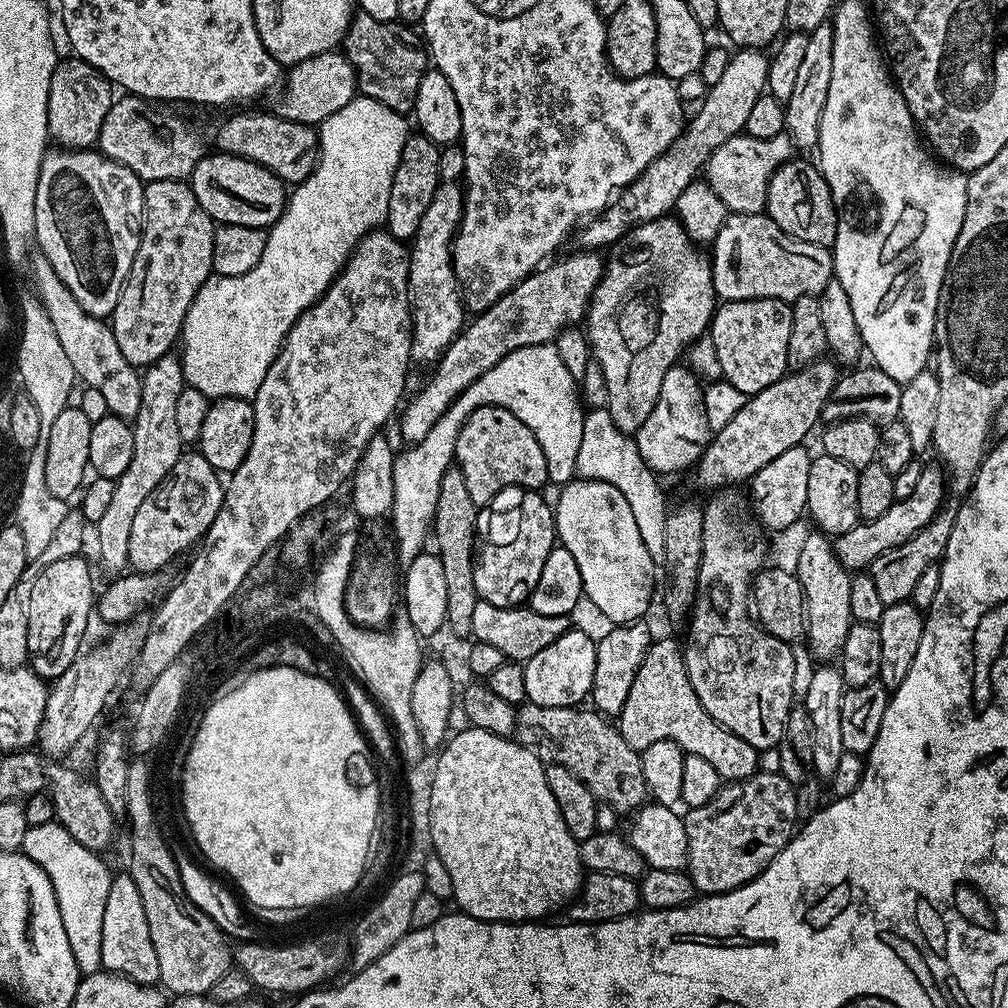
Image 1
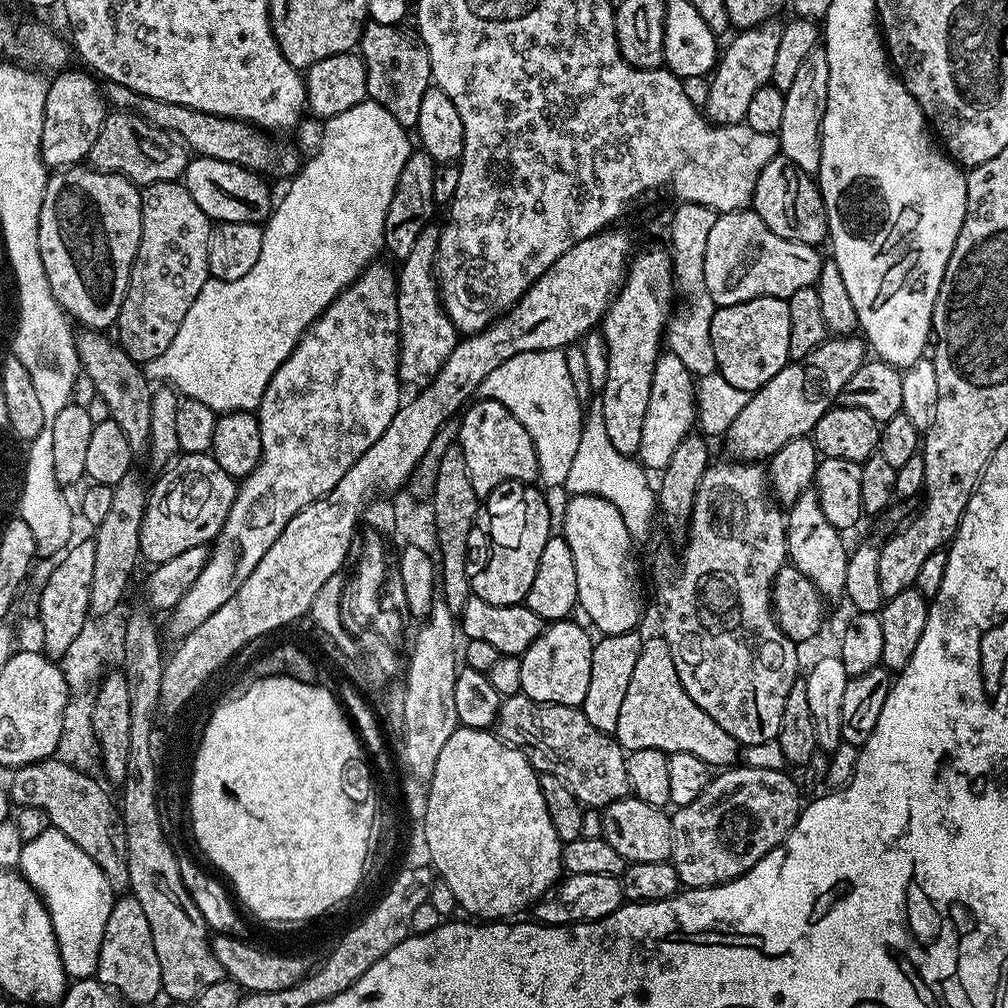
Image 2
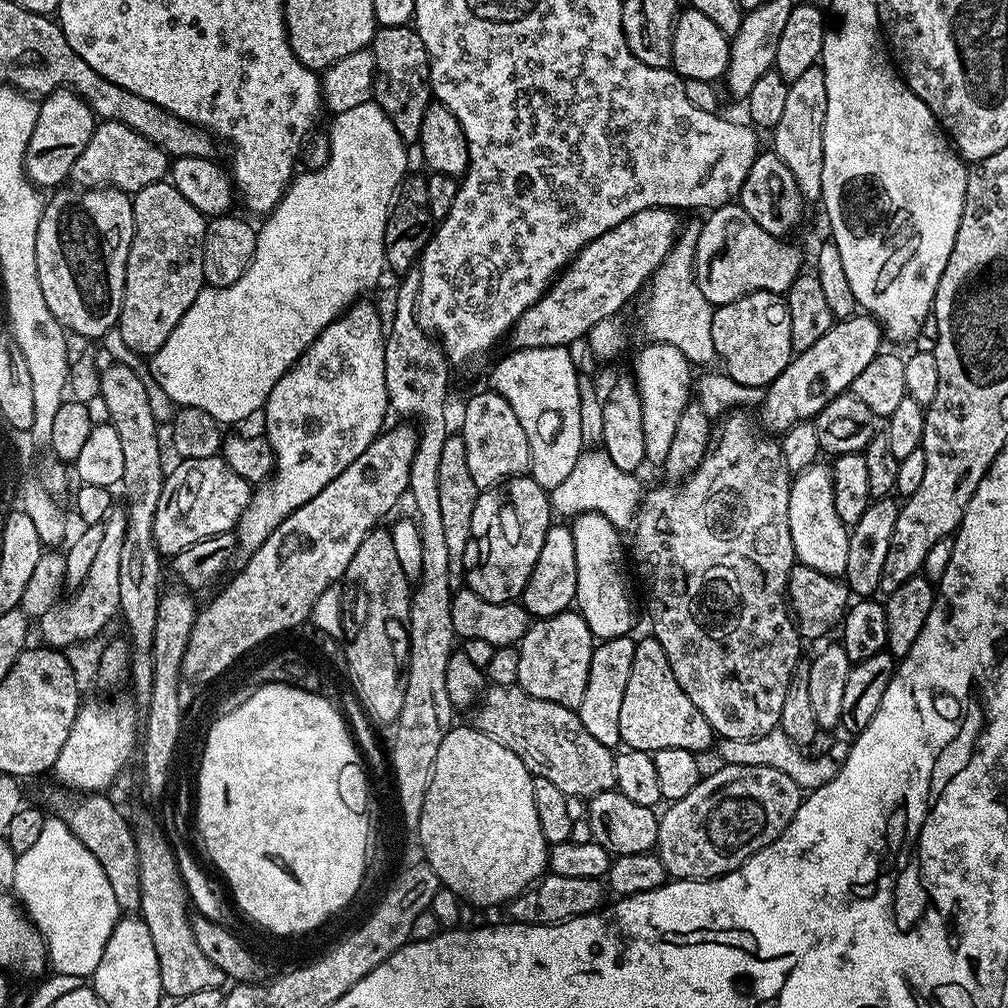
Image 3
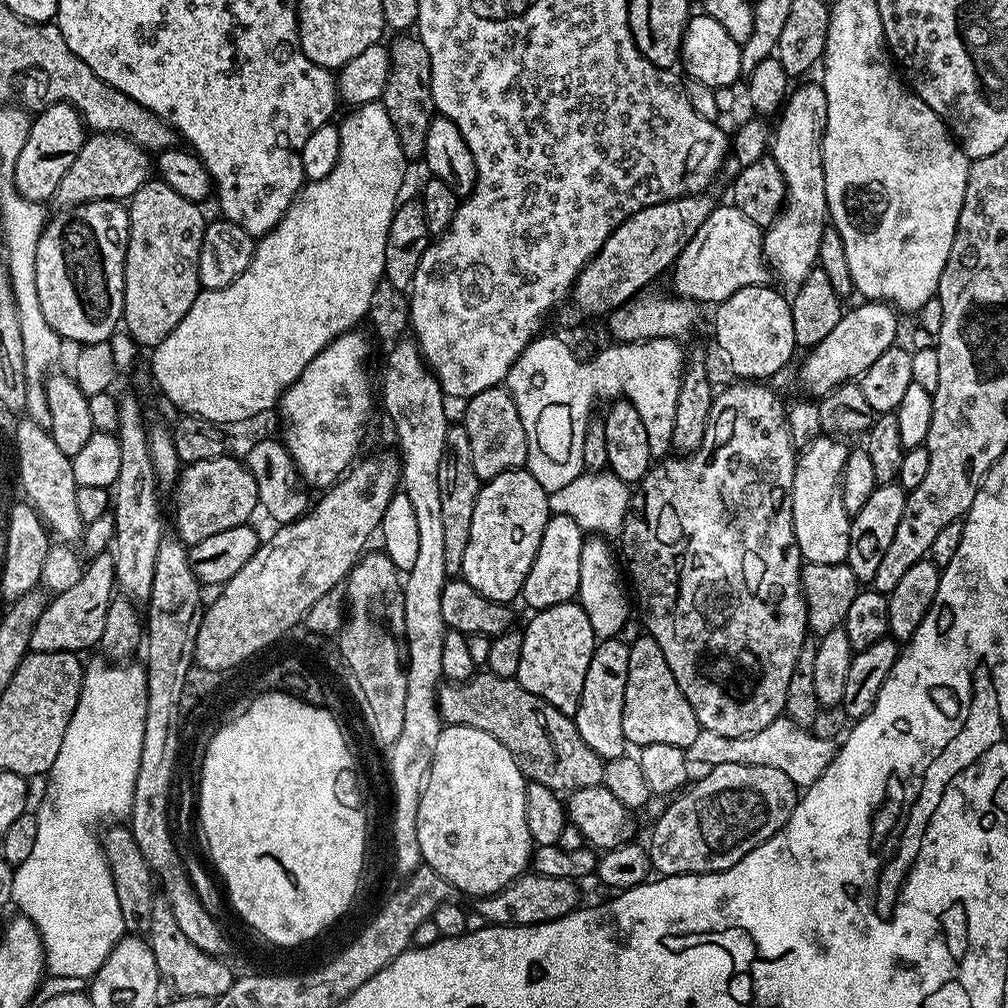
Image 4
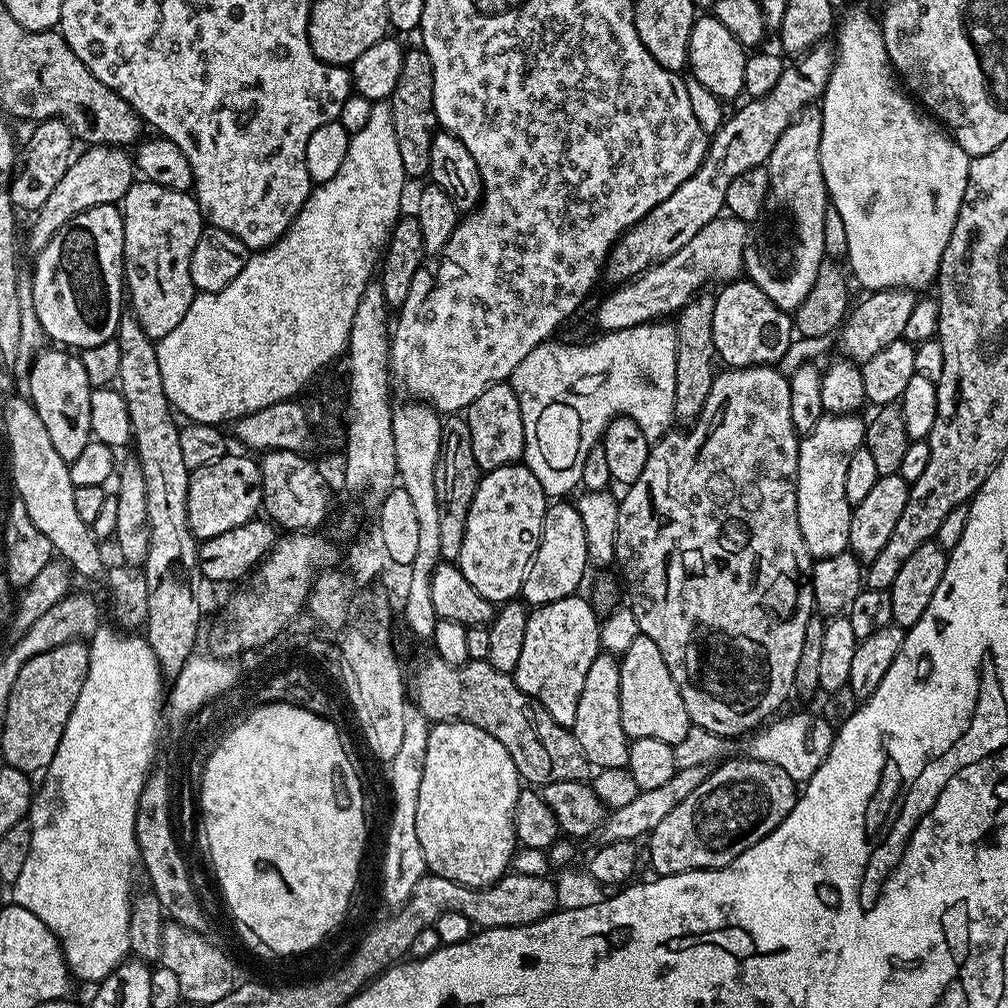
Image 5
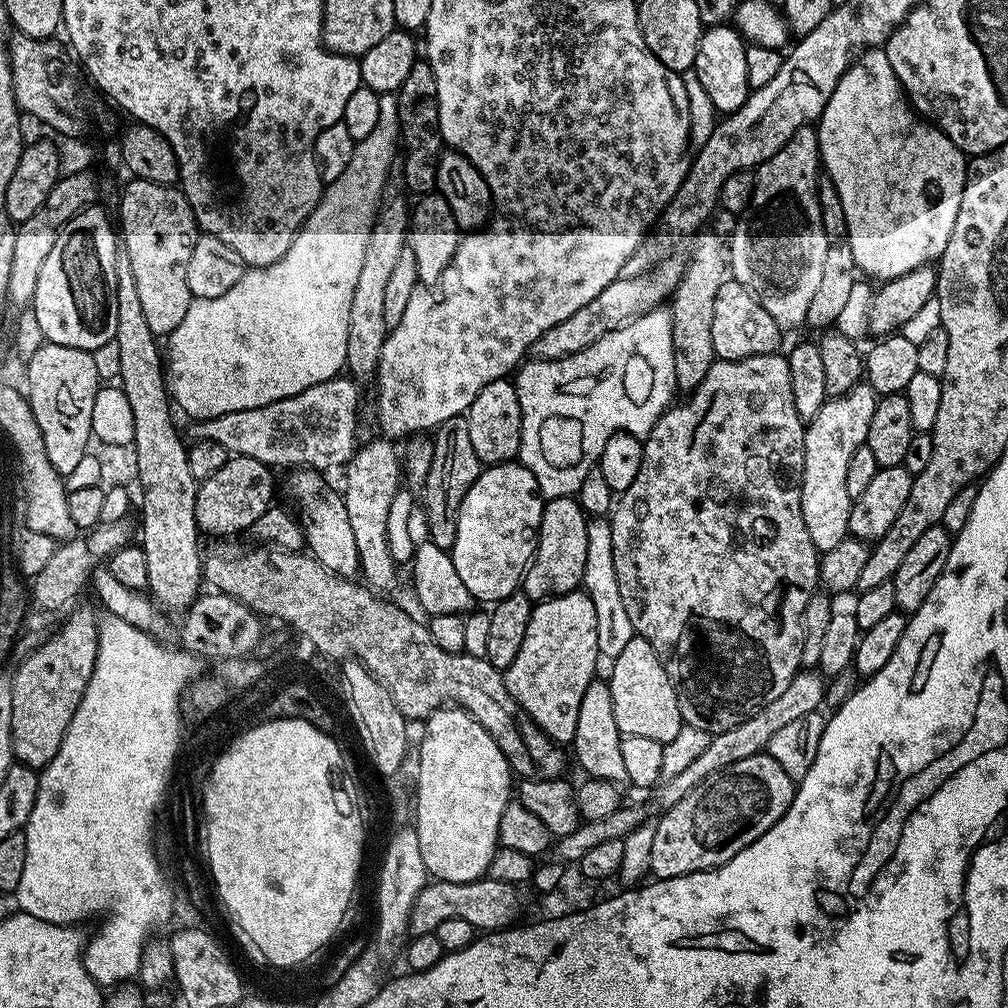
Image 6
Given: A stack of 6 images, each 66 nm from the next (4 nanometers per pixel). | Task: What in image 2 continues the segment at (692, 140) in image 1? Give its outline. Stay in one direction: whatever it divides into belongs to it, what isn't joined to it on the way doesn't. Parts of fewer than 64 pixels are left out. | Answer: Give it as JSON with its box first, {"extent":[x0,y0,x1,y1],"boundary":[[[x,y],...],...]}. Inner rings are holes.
{"extent":[702,18,784,124],"boundary":[[[773,18],[764,21],[763,24],[756,24],[752,28],[746,28],[735,33],[736,37],[728,44],[728,49],[723,49],[722,55],[716,61],[716,67],[711,73],[708,85],[710,86],[710,94],[706,98],[706,102],[702,105],[702,111],[713,124],[738,124],[743,121],[746,110],[750,106],[753,95],[758,90],[762,90],[762,86],[766,86],[772,82],[774,74],[774,61],[776,60],[778,51],[778,41],[782,39],[782,30],[784,24],[779,19]]]}

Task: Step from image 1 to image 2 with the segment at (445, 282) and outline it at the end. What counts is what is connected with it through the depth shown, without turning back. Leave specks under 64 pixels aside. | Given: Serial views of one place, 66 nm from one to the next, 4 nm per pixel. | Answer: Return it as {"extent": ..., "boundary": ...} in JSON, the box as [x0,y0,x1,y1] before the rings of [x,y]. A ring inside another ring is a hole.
{"extent":[396,226,458,389],"boundary":[[[429,226],[418,234],[410,254],[399,265],[396,278],[396,301],[400,319],[400,353],[398,354],[398,374],[401,385],[417,384],[423,389],[442,369],[446,358],[454,350],[458,333],[444,312],[440,303],[440,289],[436,275],[436,251],[440,241],[440,228]]]}

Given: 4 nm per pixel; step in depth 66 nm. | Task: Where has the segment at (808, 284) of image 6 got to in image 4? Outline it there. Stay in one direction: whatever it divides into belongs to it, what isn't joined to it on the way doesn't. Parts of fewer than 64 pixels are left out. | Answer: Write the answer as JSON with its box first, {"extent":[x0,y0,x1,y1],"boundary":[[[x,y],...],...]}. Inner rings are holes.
{"extent":[763,82,830,286],"boundary":[[[816,82],[816,84],[804,84],[797,90],[796,93],[795,92],[796,89],[787,97],[787,99],[785,99],[782,107],[779,109],[778,117],[780,116],[780,121],[777,122],[776,128],[774,124],[774,131],[770,136],[770,155],[773,162],[775,162],[778,166],[778,170],[784,179],[784,206],[780,209],[780,215],[772,221],[770,227],[763,233],[764,259],[770,269],[771,275],[775,277],[775,279],[777,276],[777,278],[781,280],[781,282],[779,281],[781,285],[792,284],[791,286],[800,285],[800,283],[807,278],[807,275],[810,274],[812,268],[817,267],[818,242],[822,242],[822,234],[830,220],[828,214],[828,203],[826,202],[826,174],[824,173],[824,131],[826,130],[826,114],[828,113],[828,103],[826,102],[824,86],[823,83],[820,82]]]}

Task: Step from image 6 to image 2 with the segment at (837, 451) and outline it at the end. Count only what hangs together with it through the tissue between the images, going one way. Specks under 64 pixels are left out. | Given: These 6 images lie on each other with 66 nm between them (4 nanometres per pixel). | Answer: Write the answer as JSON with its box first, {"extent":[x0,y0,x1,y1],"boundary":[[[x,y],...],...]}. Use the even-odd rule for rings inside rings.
{"extent":[786,491,849,598],"boundary":[[[815,491],[803,492],[786,512],[788,530],[788,560],[791,567],[802,570],[810,582],[825,598],[844,596],[846,586],[846,566],[848,565],[849,545],[844,545],[841,529],[830,526],[824,508],[820,505],[819,495]]]}

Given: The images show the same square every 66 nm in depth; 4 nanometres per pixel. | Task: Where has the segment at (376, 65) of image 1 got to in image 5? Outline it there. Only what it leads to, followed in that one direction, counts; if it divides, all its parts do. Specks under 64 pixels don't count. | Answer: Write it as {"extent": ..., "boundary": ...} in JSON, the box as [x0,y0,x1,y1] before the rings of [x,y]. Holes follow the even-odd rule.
{"extent":[390,47,438,177],"boundary":[[[409,47],[405,51],[398,86],[394,86],[390,103],[405,177],[427,177],[430,170],[430,142],[436,137],[438,125],[434,110],[434,66],[430,66],[430,54],[426,54],[423,47]]]}

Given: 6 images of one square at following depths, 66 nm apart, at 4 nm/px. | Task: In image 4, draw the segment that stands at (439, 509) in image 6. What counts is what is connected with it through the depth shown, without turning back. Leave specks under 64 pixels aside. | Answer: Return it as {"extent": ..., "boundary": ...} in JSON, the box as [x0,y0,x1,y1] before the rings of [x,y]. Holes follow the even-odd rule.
{"extent":[438,423,481,578],"boundary":[[[449,423],[442,466],[438,466],[438,490],[442,494],[442,523],[446,546],[446,574],[449,578],[459,577],[462,573],[462,558],[466,554],[466,542],[470,542],[470,522],[474,522],[474,502],[480,493],[481,483],[478,474],[474,474],[470,437],[466,434],[463,423]]]}

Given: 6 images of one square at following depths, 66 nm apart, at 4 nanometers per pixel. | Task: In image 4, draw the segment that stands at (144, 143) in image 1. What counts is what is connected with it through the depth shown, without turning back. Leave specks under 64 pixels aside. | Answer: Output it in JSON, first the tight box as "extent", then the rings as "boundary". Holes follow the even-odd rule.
{"extent":[54,132,150,206],"boundary":[[[97,132],[85,139],[82,150],[78,150],[78,158],[74,158],[70,170],[62,174],[62,182],[58,182],[54,200],[60,206],[89,204],[95,200],[124,202],[148,183],[149,179],[150,156],[145,149],[125,136],[113,132]]]}

